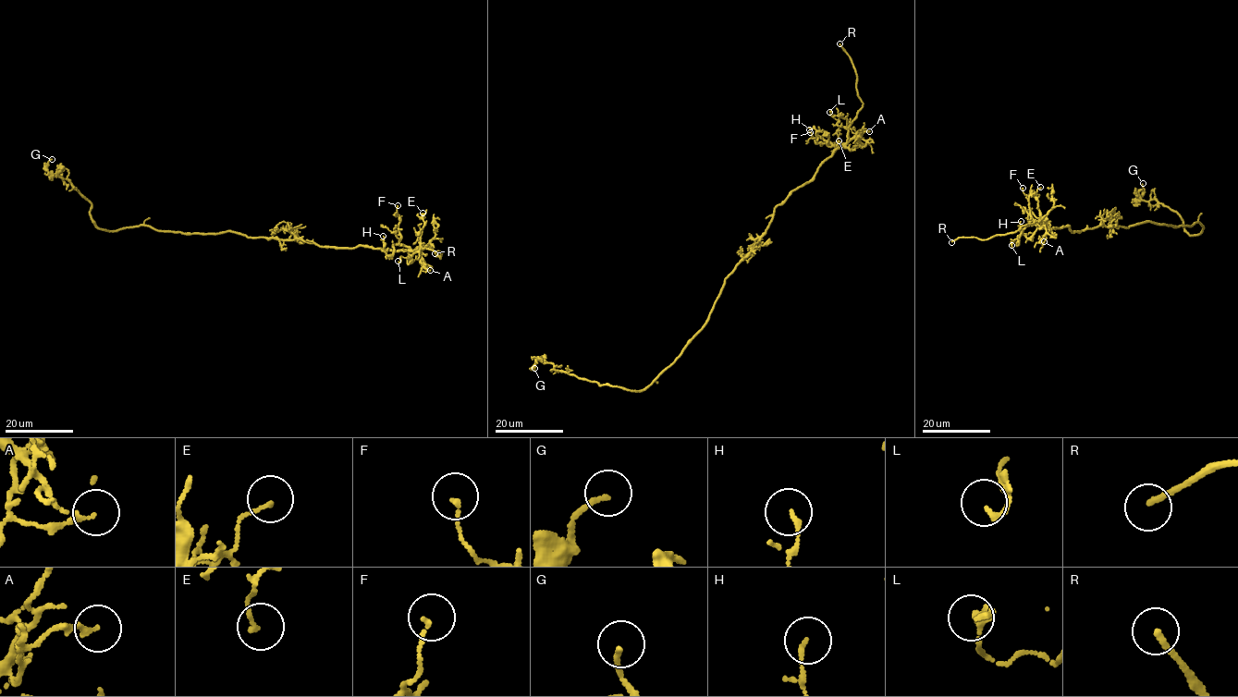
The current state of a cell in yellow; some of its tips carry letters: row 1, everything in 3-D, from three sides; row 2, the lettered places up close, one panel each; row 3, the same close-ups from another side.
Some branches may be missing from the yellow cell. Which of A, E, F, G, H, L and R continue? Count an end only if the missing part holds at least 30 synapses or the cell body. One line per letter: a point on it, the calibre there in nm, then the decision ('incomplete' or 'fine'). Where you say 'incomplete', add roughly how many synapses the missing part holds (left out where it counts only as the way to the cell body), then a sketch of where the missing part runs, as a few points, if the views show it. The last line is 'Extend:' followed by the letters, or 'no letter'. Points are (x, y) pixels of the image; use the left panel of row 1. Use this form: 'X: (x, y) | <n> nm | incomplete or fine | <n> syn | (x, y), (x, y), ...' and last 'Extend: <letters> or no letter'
A: (430, 270) | 170 nm | fine
E: (422, 213) | 120 nm | fine
F: (398, 205) | 120 nm | fine
G: (52, 159) | 150 nm | fine
H: (383, 236) | 130 nm | fine
L: (398, 261) | 170 nm | fine
R: (435, 253) | 180 nm | incomplete | (435, 253), (424, 250), (410, 255), (402, 241)
Extend: R

